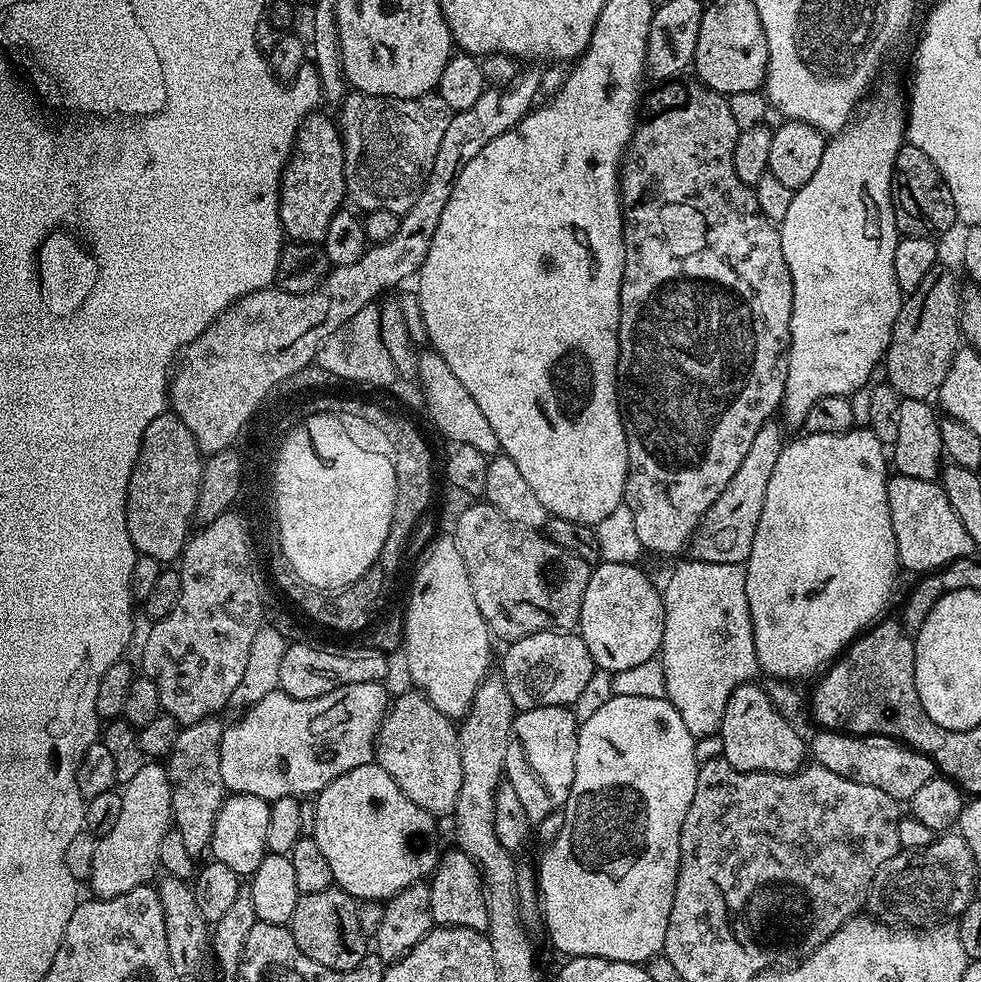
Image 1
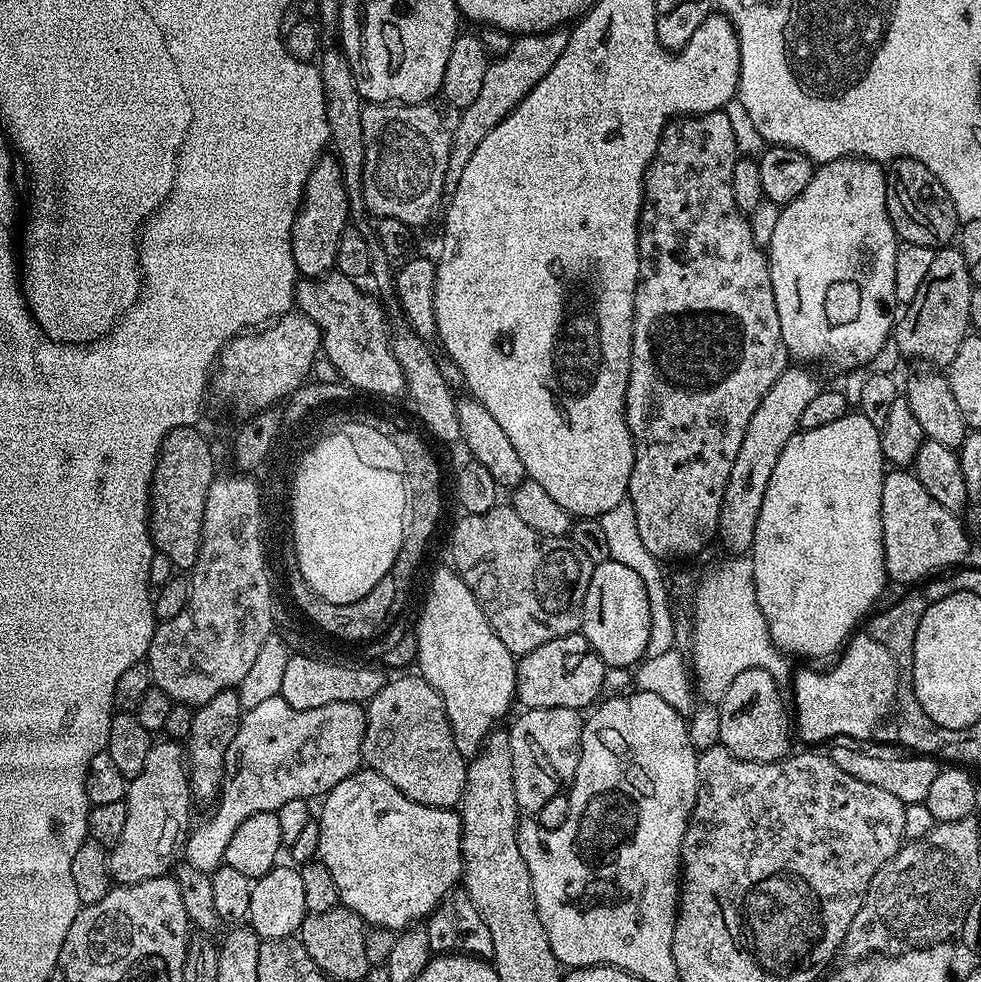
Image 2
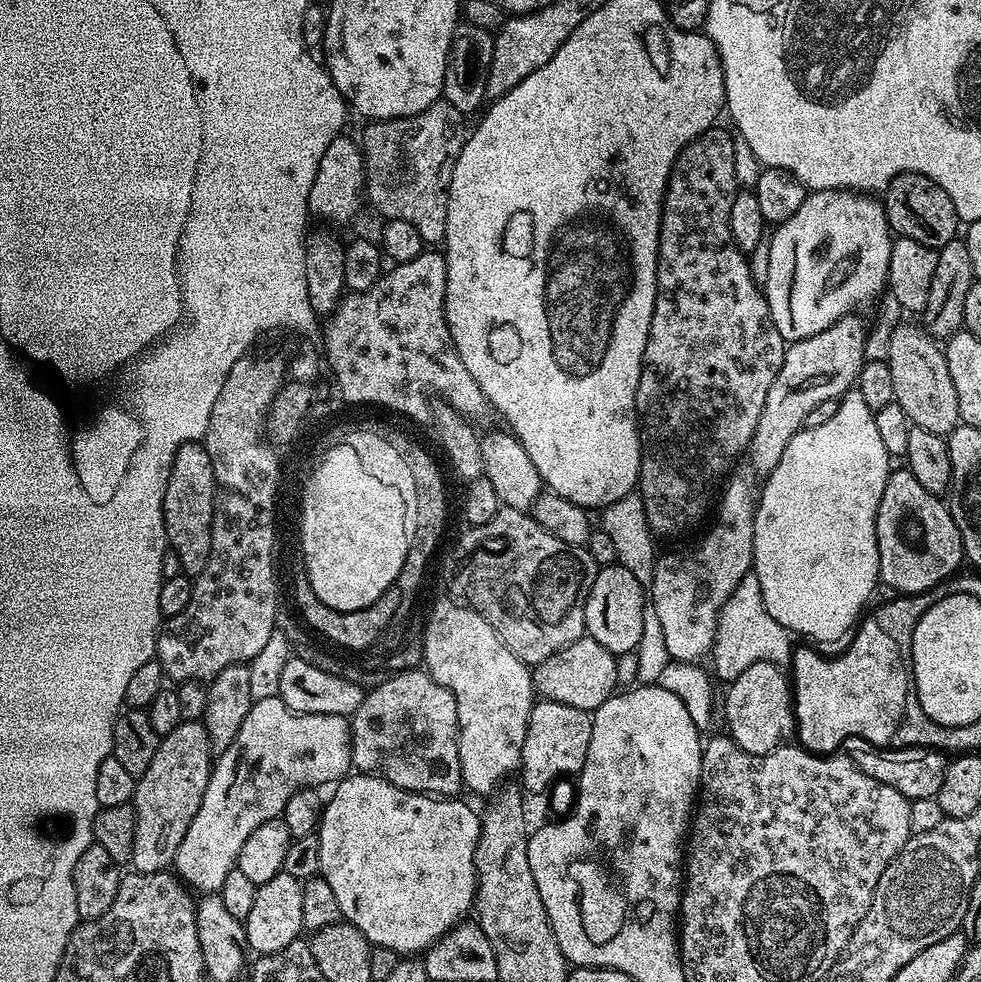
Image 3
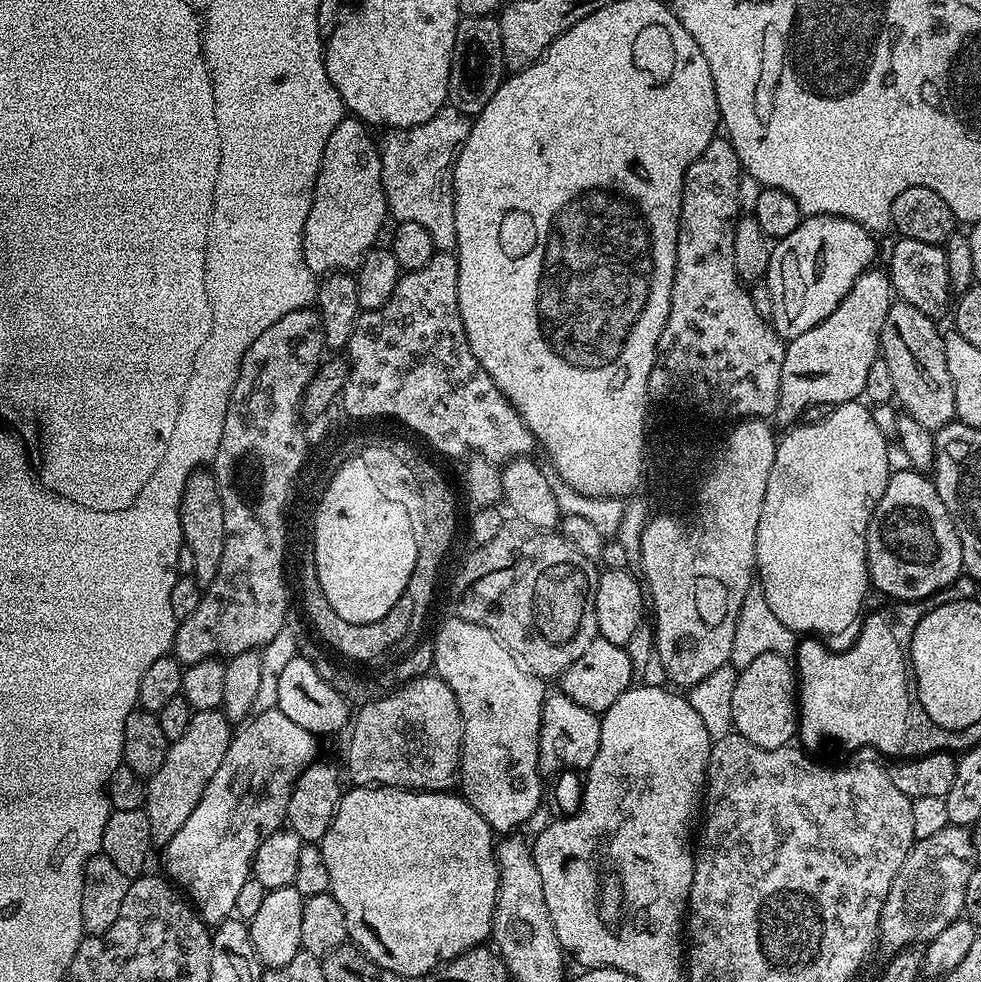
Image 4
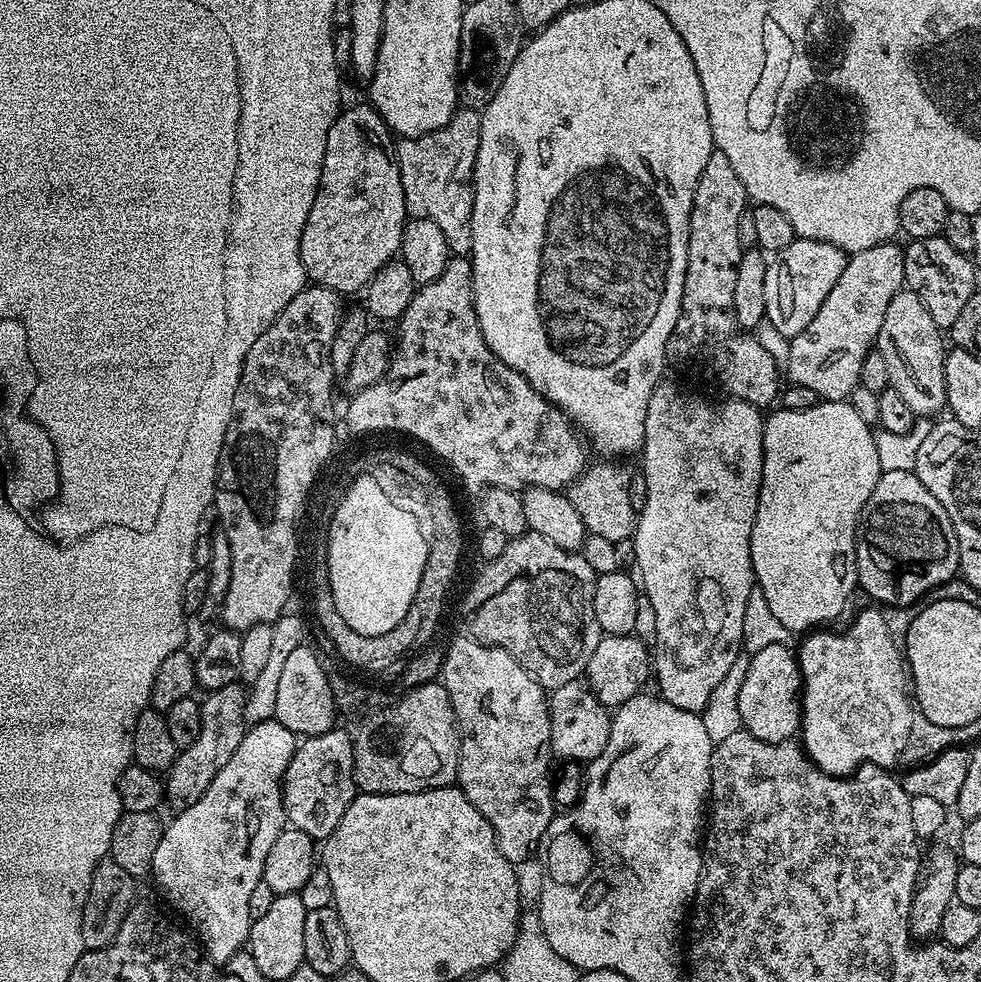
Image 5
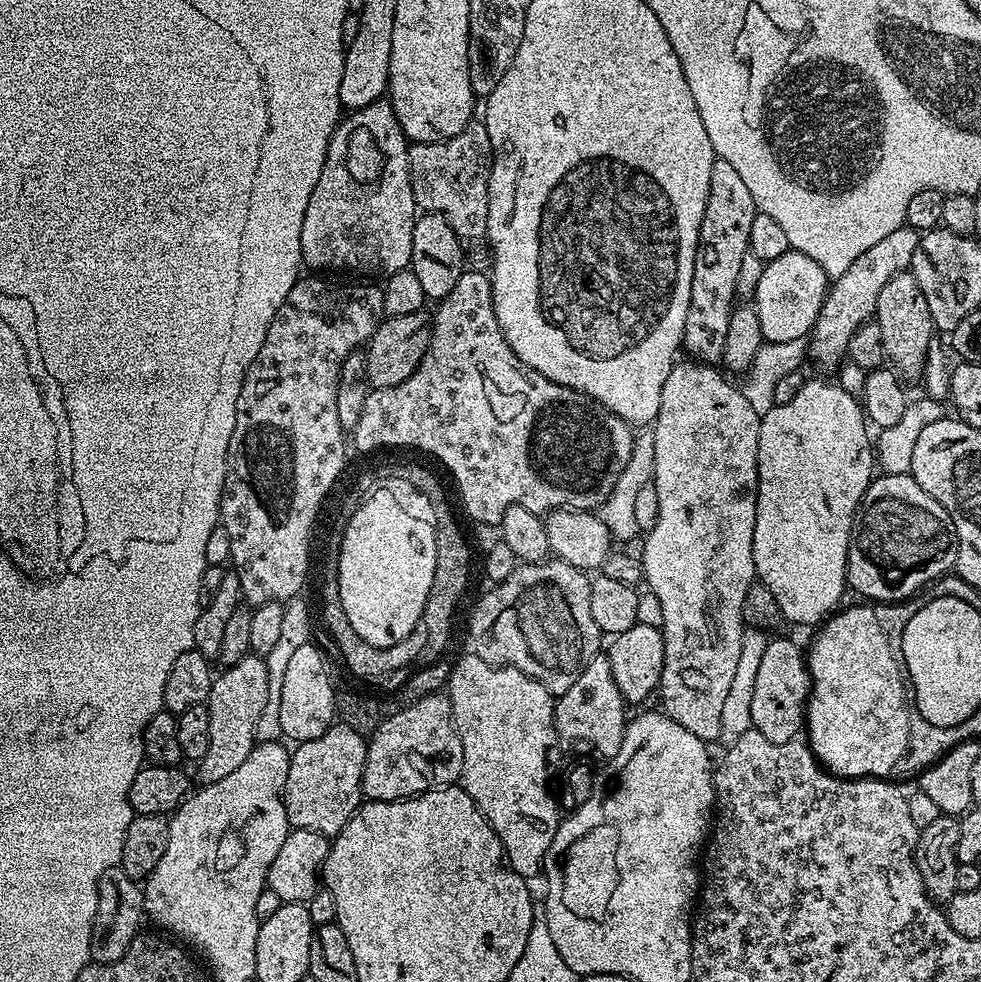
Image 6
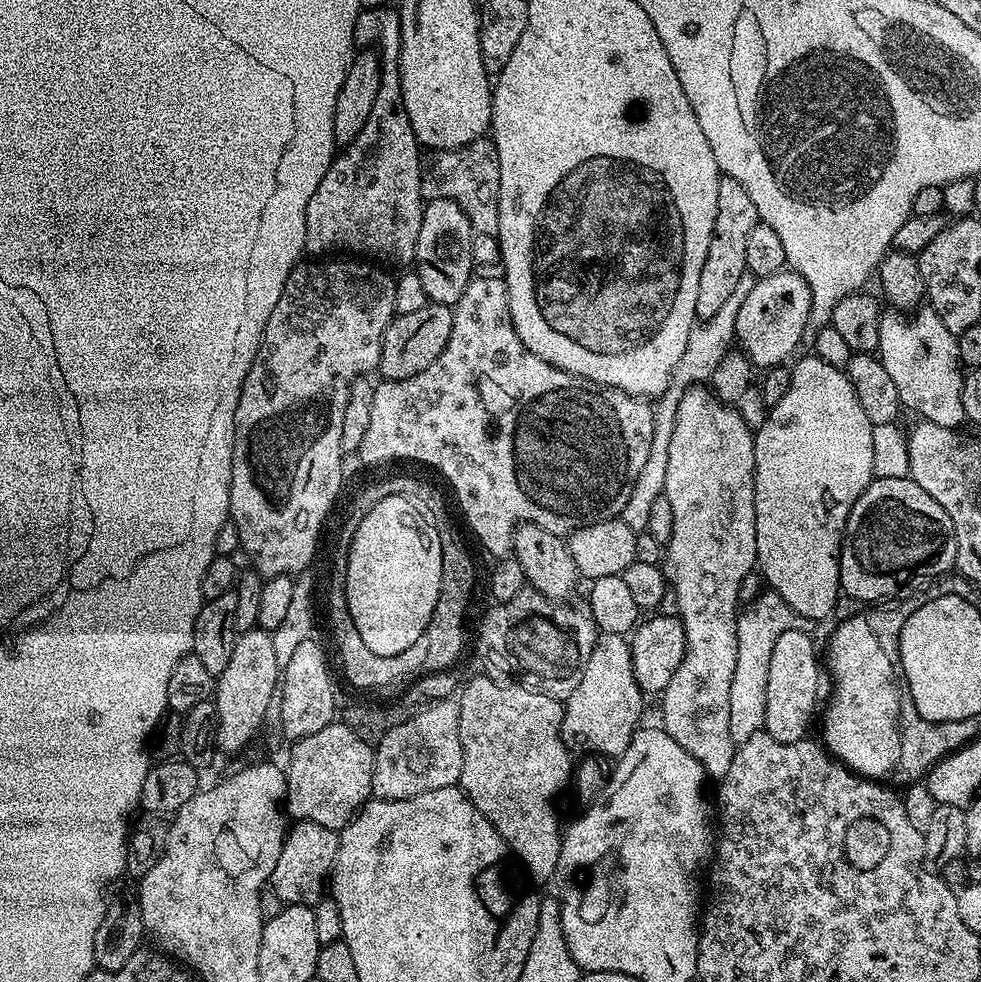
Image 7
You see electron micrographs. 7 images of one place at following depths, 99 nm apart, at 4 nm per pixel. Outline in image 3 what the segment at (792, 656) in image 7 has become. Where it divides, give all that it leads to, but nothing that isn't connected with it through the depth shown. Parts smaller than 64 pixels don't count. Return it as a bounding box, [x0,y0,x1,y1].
[724,662,796,756]

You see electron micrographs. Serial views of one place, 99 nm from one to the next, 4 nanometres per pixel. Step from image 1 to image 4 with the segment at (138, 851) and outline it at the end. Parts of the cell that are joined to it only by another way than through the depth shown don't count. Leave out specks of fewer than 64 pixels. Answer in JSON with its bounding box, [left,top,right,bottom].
[142,711,233,846]

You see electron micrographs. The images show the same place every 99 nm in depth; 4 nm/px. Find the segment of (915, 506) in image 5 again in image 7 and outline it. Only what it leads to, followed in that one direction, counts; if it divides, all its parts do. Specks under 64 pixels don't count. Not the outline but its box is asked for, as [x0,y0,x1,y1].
[840,476,956,602]

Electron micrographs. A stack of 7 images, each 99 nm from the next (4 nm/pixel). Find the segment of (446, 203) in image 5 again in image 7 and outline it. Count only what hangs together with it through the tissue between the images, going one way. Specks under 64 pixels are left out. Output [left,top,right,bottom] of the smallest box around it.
[420,138,500,238]

